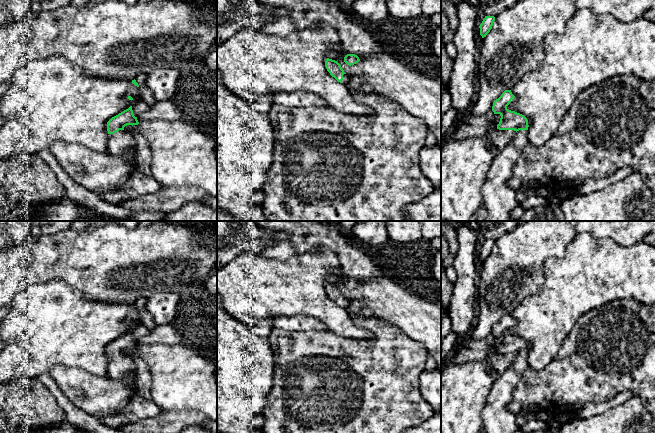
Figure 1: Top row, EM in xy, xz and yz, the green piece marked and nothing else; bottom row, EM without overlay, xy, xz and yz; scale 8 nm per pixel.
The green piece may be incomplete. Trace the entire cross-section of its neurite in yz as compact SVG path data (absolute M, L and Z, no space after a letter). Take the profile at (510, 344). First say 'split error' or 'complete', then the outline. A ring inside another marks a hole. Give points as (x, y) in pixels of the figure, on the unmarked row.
split error | M505 314L492 330L494 338L501 339L497 353L514 354L515 359L509 368L499 375L490 389L482 411L482 429L486 433L514 433L518 429L516 415L507 409L507 405L529 367L527 362L529 349L524 339L507 333L514 321L511 314Z

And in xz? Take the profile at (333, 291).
split error | M327 282L325 285L325 291L330 299L340 307L347 309L352 303L354 303L354 301L347 299L341 289L335 284Z

